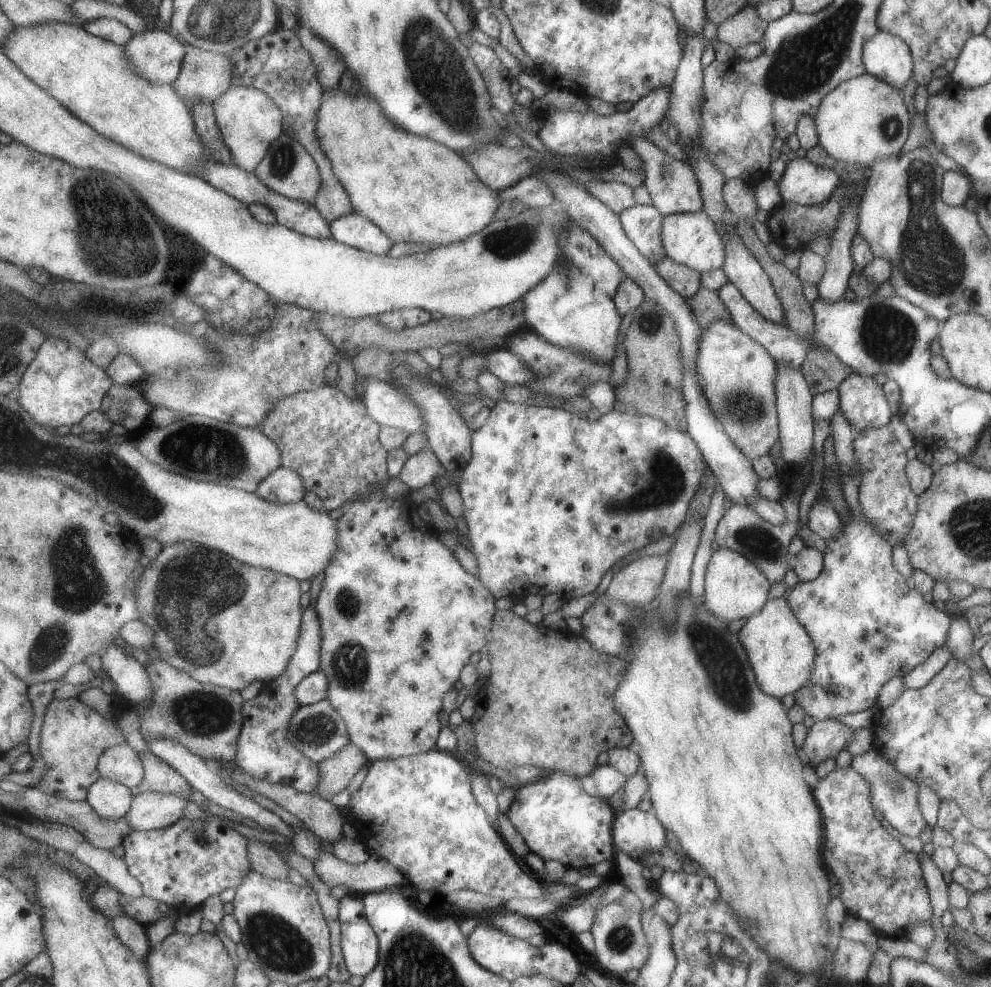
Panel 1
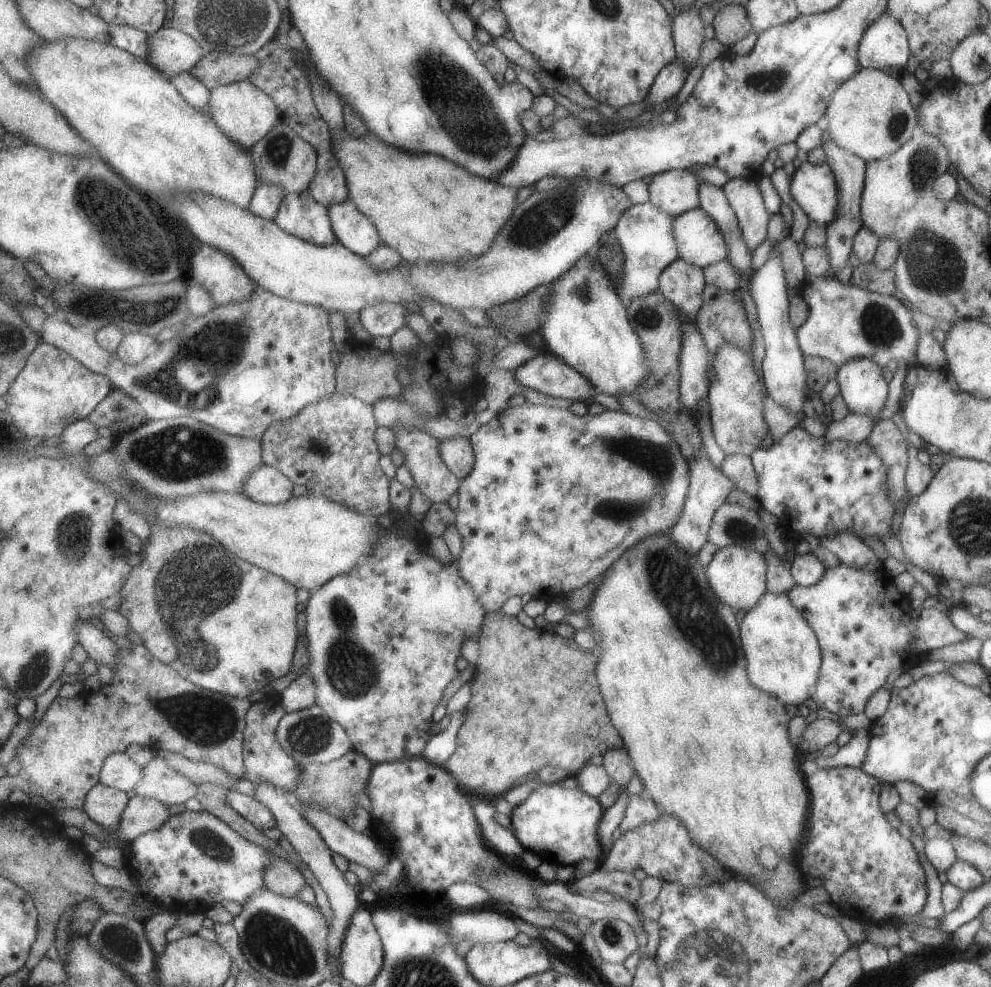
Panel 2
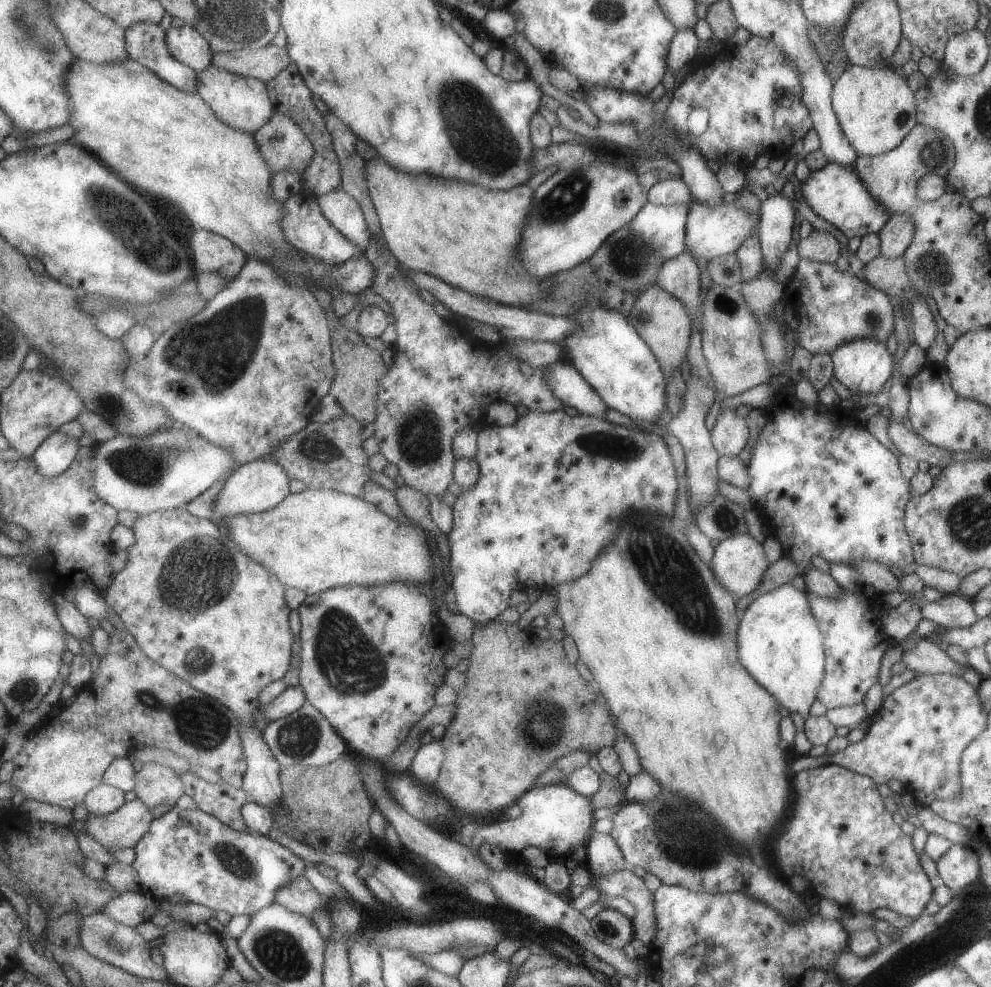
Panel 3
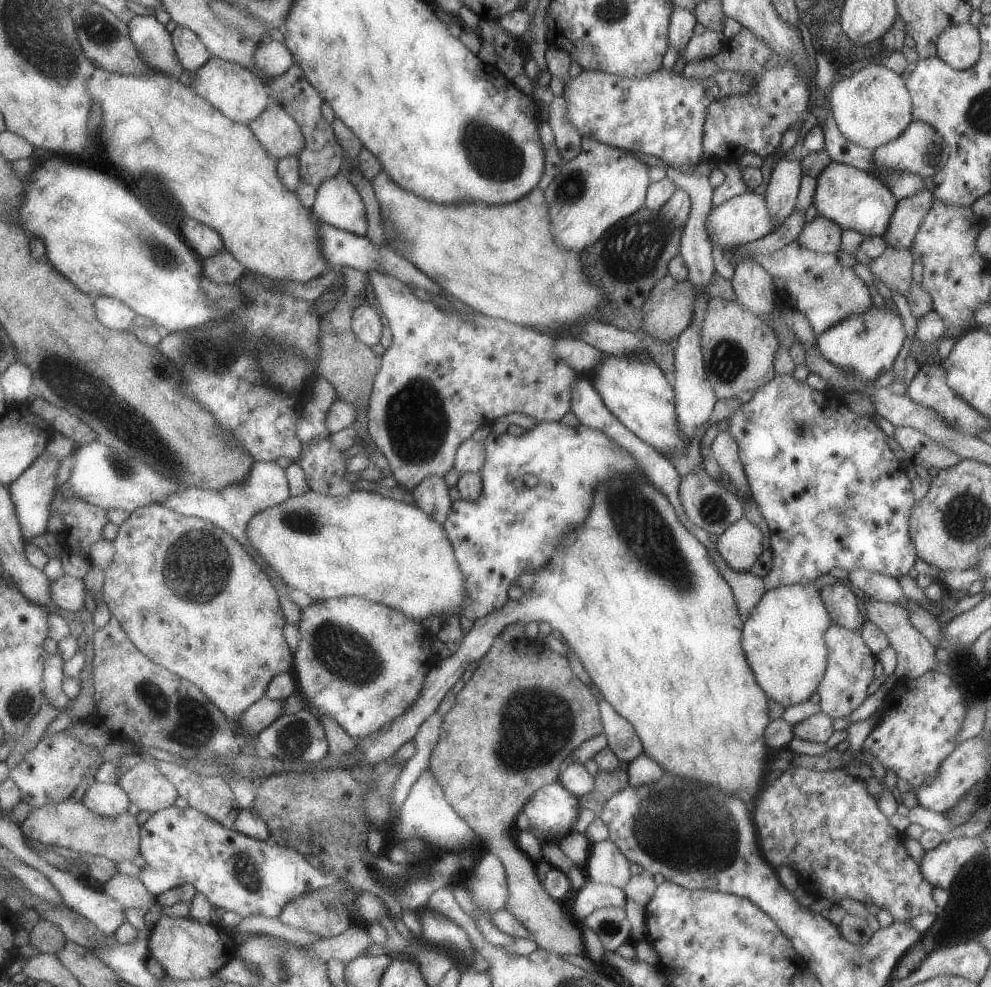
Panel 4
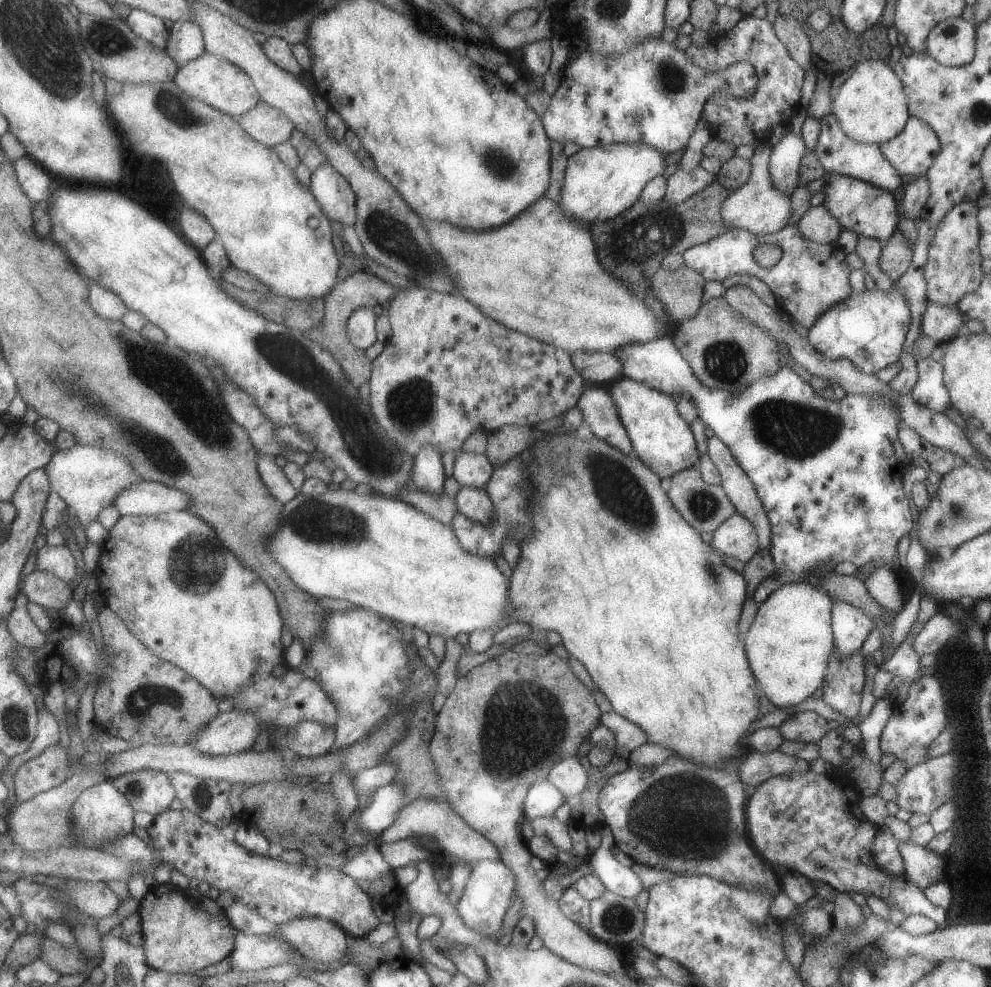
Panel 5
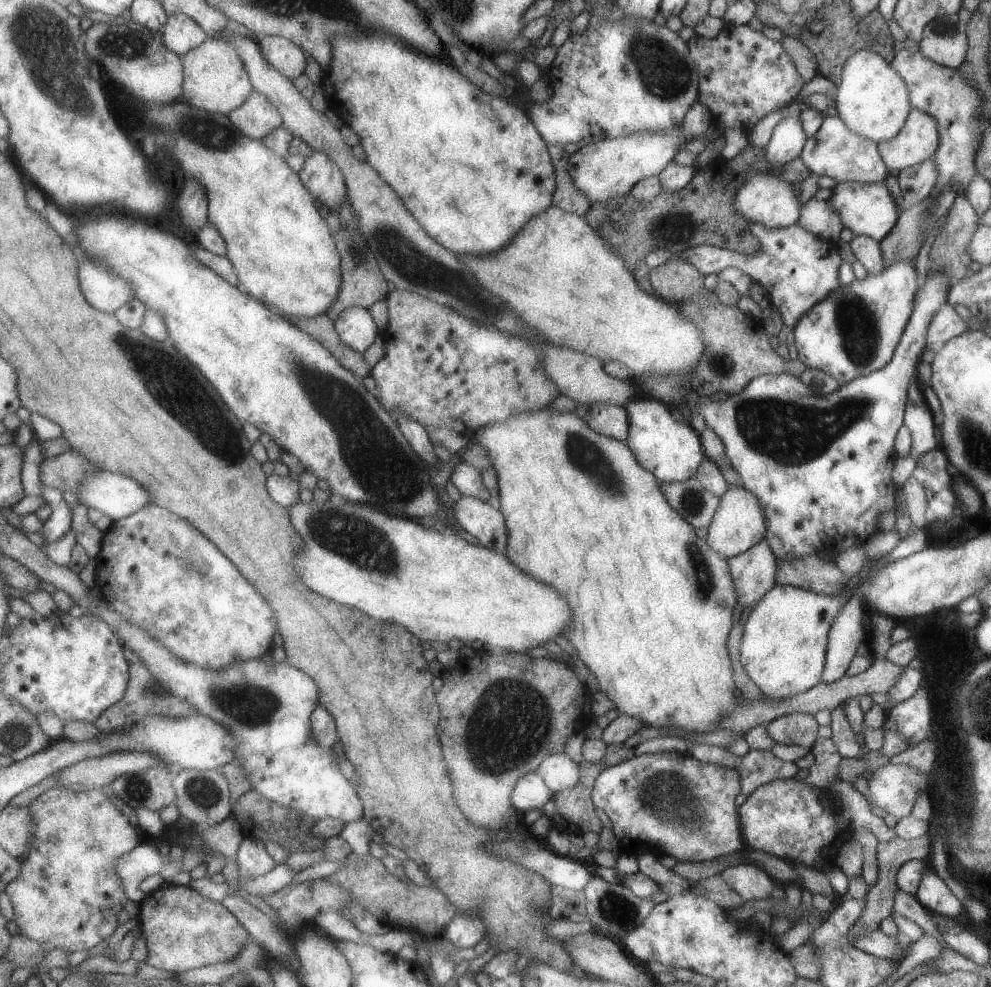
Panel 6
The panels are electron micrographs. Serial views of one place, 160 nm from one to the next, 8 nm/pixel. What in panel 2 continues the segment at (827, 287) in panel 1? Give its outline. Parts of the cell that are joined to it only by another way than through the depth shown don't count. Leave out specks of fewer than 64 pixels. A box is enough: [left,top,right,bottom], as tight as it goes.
[821,123,867,277]

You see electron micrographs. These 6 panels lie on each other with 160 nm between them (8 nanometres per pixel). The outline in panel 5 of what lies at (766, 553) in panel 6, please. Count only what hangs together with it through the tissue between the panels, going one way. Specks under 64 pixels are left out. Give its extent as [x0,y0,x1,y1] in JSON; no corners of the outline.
[707,436,771,551]

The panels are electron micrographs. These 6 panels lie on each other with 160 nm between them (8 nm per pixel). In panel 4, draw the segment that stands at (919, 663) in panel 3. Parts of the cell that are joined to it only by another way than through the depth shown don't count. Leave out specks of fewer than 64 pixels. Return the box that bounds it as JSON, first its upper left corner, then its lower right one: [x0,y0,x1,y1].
[866,599,937,679]

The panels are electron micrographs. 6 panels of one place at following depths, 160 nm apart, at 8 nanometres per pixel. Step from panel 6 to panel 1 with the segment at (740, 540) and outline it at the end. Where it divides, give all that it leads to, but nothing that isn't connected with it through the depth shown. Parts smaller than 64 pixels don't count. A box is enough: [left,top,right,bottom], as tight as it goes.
[703,549,771,622]

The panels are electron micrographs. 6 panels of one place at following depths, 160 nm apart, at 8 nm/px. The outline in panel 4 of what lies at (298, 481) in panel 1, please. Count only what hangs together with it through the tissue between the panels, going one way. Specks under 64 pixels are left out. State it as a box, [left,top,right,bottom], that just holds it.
[164,461,293,556]

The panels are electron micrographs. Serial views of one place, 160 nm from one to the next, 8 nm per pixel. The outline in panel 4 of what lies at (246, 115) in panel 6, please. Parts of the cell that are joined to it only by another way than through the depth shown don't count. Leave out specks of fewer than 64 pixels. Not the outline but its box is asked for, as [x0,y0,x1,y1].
[251,102,307,160]

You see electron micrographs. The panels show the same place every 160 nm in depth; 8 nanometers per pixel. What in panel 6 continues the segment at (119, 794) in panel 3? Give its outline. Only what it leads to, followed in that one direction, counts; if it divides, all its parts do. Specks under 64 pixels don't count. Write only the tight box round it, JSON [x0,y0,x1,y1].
[7,786,141,954]

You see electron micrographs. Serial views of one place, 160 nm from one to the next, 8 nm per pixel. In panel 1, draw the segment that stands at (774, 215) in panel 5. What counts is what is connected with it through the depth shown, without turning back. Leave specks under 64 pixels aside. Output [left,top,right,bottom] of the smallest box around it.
[661,209,727,273]

